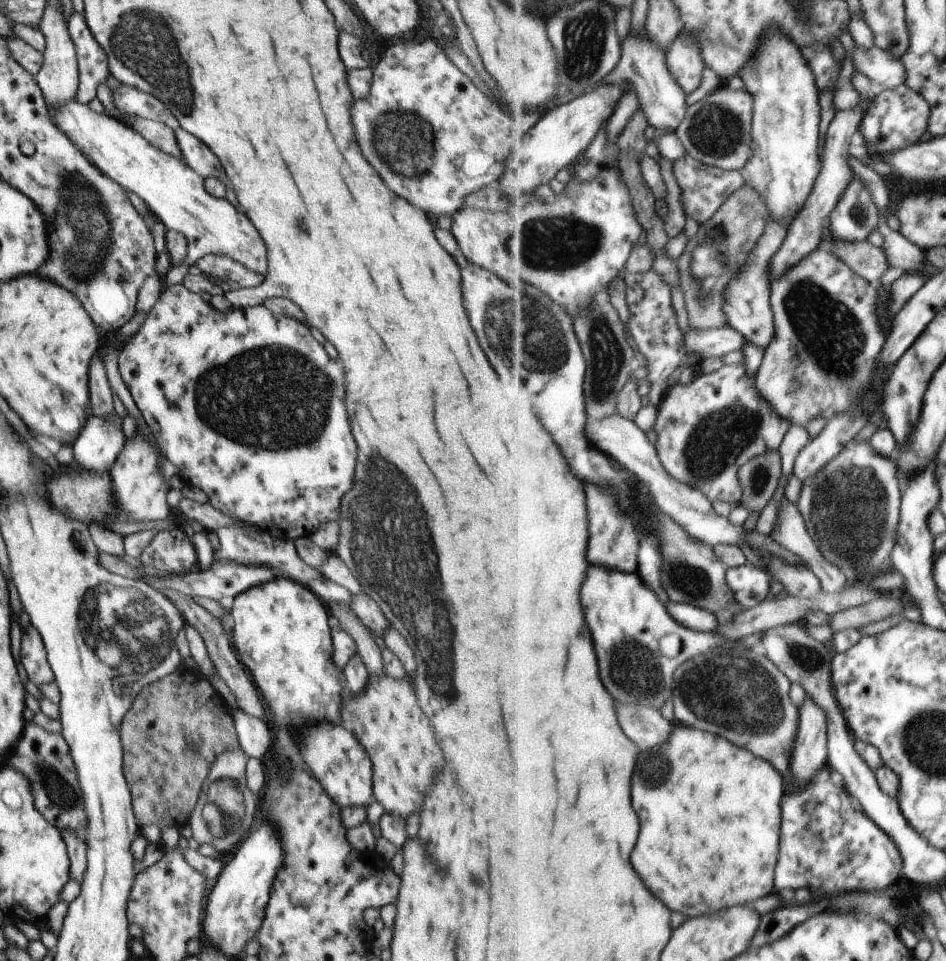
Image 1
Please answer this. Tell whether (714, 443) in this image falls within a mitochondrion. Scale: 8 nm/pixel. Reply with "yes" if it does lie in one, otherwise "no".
yes

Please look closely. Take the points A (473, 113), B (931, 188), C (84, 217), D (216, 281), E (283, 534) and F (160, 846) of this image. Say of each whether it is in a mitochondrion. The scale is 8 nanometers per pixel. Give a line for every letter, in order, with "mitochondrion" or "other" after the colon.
A: other
B: other
C: mitochondrion
D: other
E: other
F: other

